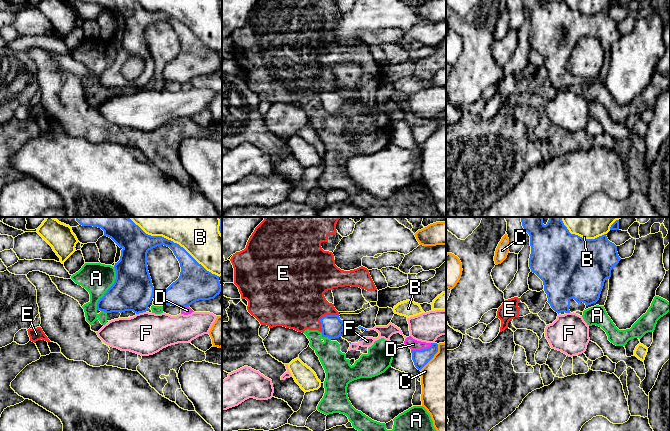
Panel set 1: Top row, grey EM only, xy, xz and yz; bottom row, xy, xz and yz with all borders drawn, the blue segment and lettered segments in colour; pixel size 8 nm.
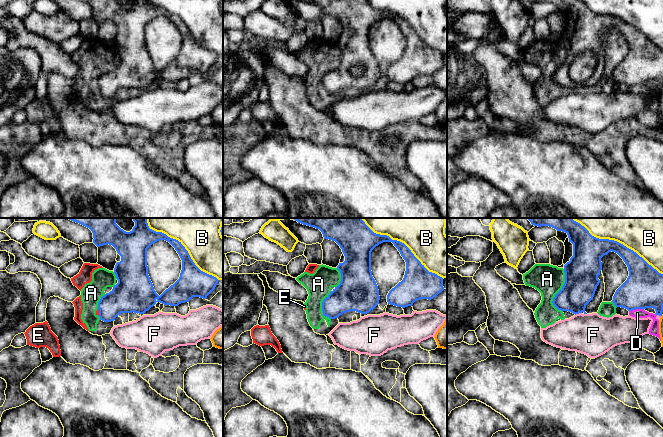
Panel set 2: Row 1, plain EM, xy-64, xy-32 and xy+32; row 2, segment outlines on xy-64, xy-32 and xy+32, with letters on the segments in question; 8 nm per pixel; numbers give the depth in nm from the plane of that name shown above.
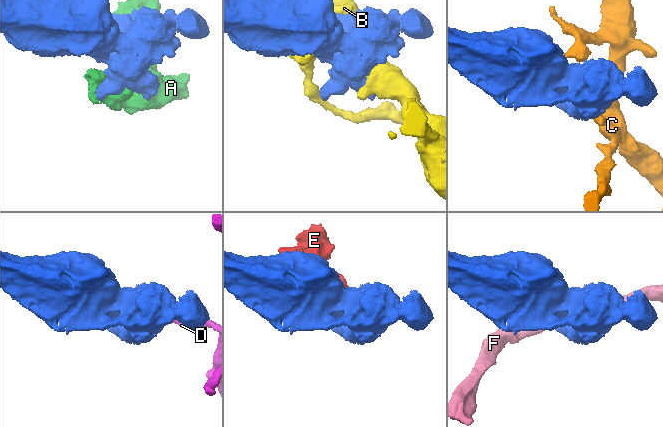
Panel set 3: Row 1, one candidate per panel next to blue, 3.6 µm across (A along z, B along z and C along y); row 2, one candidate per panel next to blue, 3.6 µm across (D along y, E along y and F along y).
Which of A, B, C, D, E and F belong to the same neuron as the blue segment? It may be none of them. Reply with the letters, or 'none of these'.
none of these

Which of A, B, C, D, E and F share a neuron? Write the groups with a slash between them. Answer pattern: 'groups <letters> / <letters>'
groups A E / B / C / D / F

